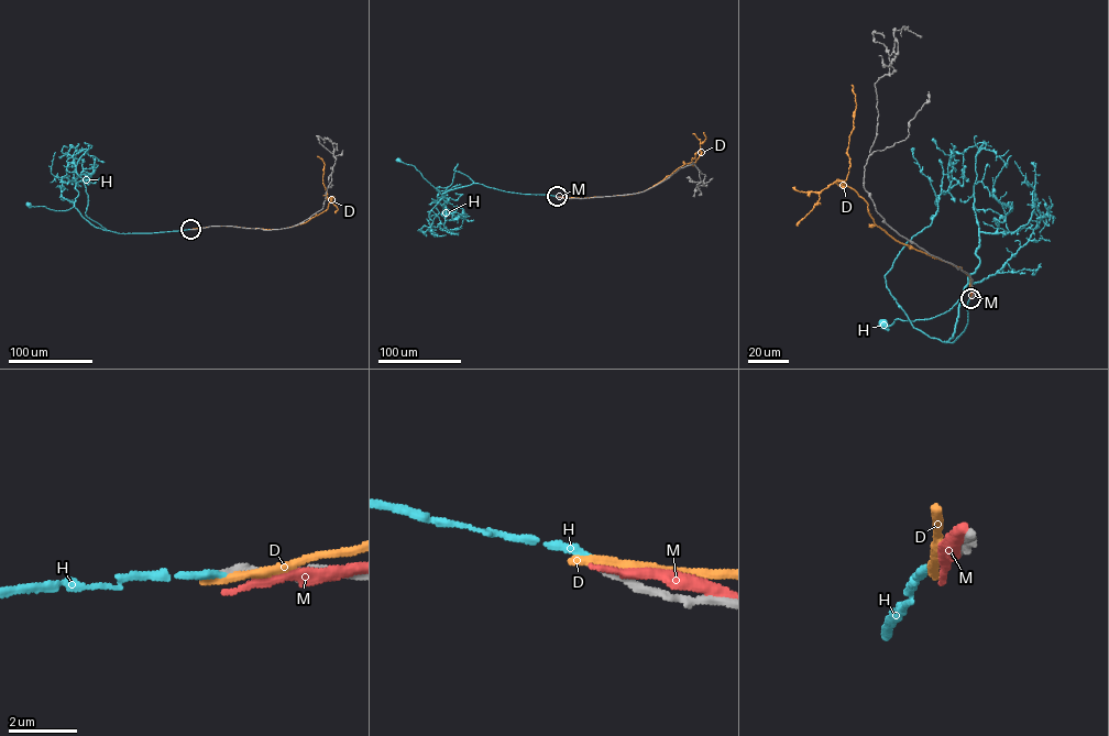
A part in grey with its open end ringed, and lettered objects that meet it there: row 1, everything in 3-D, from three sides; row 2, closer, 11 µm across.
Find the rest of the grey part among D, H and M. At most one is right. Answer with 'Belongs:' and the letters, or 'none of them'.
Belongs: H

